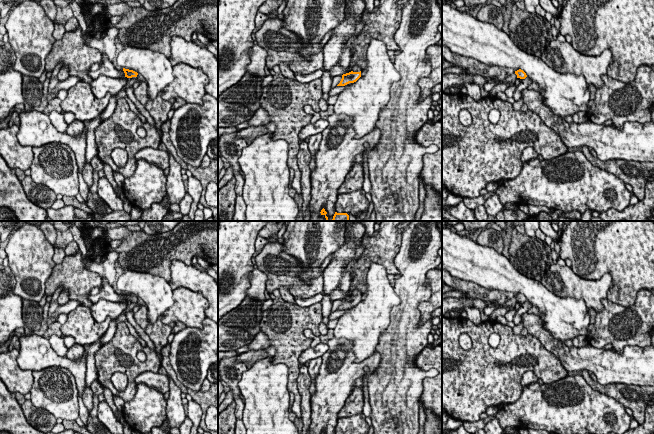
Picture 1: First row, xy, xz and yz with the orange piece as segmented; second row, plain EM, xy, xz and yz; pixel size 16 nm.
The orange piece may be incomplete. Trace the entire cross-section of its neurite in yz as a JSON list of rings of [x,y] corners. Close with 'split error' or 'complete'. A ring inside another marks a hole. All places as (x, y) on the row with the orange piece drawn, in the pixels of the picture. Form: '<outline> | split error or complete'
[[[519,69],[517,71],[515,71],[514,74],[507,76],[505,79],[503,79],[502,81],[500,81],[499,84],[495,85],[490,91],[489,91],[489,95],[490,96],[497,96],[497,94],[499,92],[505,92],[505,90],[508,88],[507,87],[507,83],[515,83],[517,78],[520,79],[525,79],[527,77],[526,73]]] | split error

